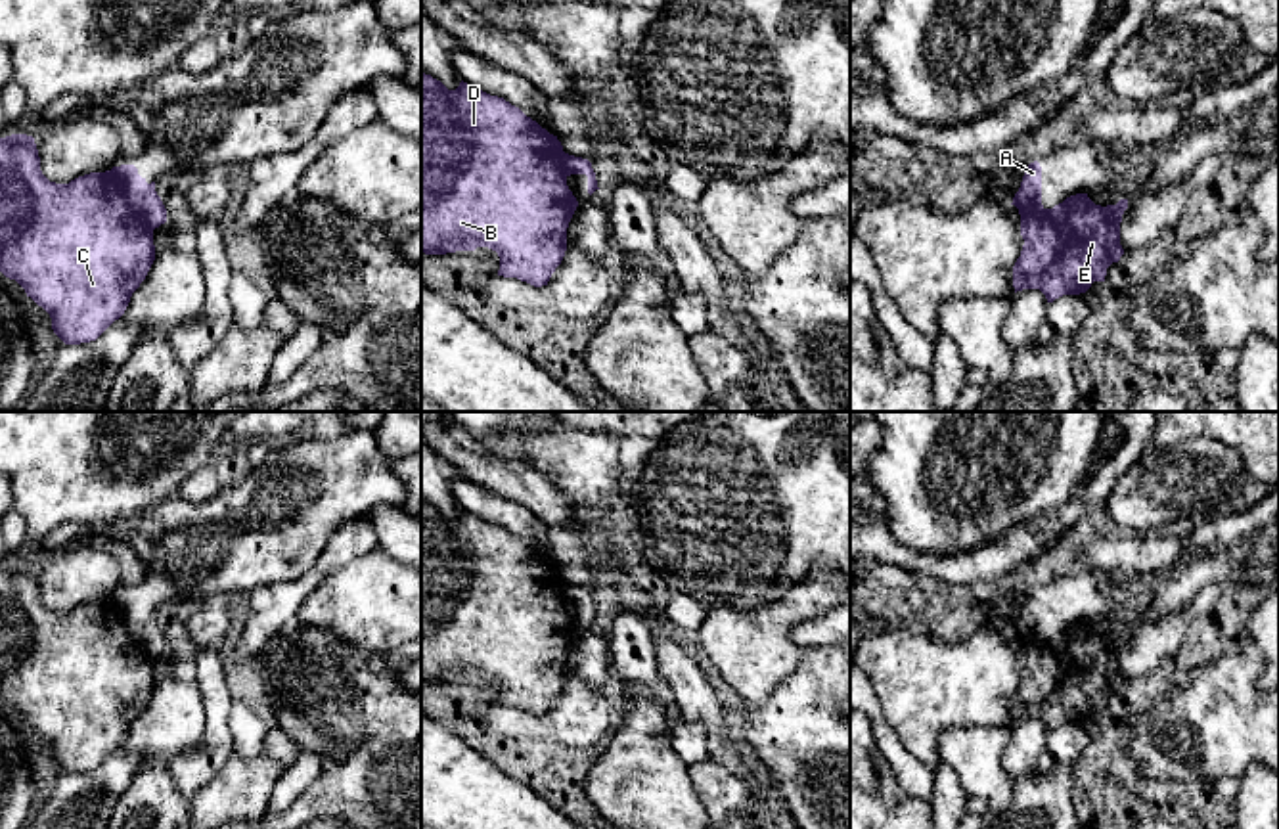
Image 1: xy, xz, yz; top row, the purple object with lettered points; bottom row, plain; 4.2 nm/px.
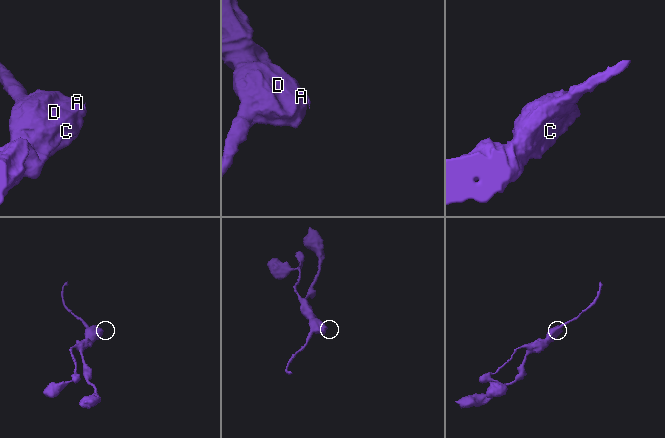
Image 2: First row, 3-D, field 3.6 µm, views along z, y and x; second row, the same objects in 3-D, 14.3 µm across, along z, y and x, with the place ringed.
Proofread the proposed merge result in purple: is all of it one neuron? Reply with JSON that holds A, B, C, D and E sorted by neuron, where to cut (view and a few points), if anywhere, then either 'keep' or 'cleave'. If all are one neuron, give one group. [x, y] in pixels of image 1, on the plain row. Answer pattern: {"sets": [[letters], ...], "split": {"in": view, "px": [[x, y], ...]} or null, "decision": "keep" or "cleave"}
{"sets": [["A"], ["B", "C", "D", "E"]], "split": {"in": "xy", "px": [[112, 598], [129, 634], [152, 659]]}, "decision": "cleave"}

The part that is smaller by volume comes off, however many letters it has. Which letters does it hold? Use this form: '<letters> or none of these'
A

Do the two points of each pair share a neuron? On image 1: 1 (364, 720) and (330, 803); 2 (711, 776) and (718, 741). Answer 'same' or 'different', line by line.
1: same
2: different

